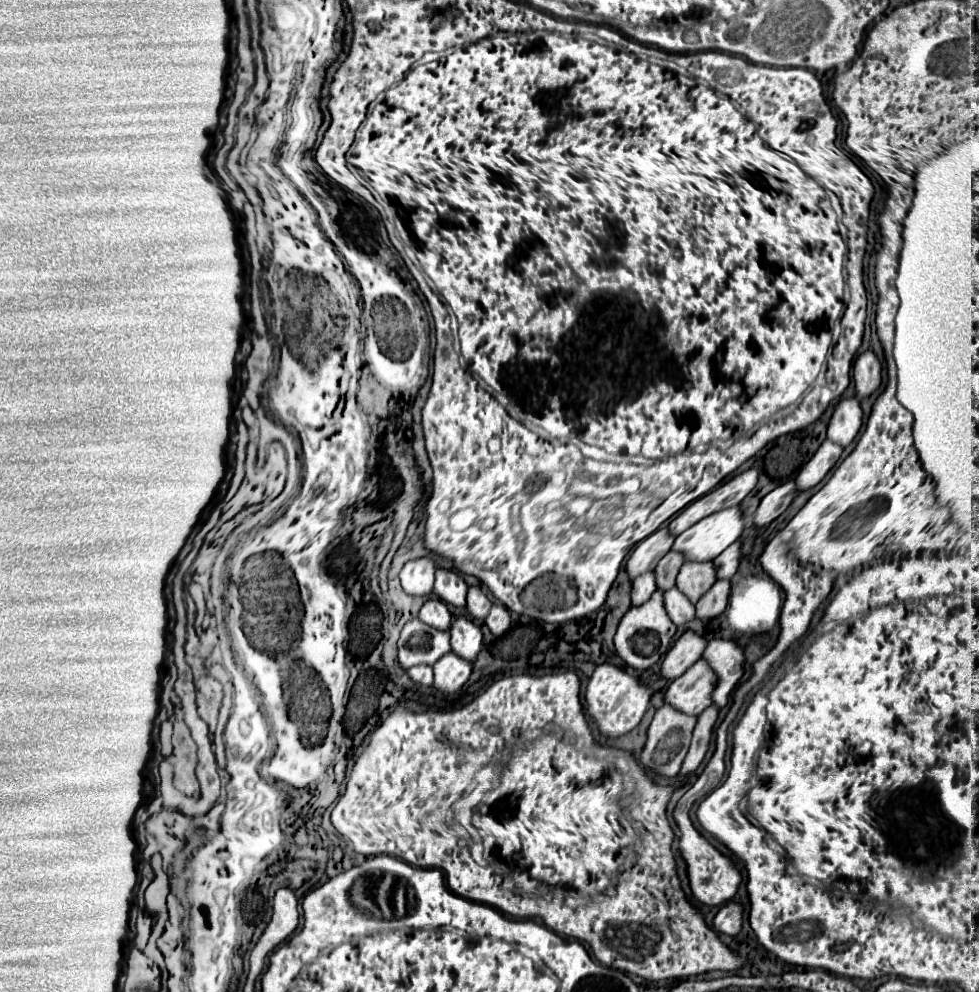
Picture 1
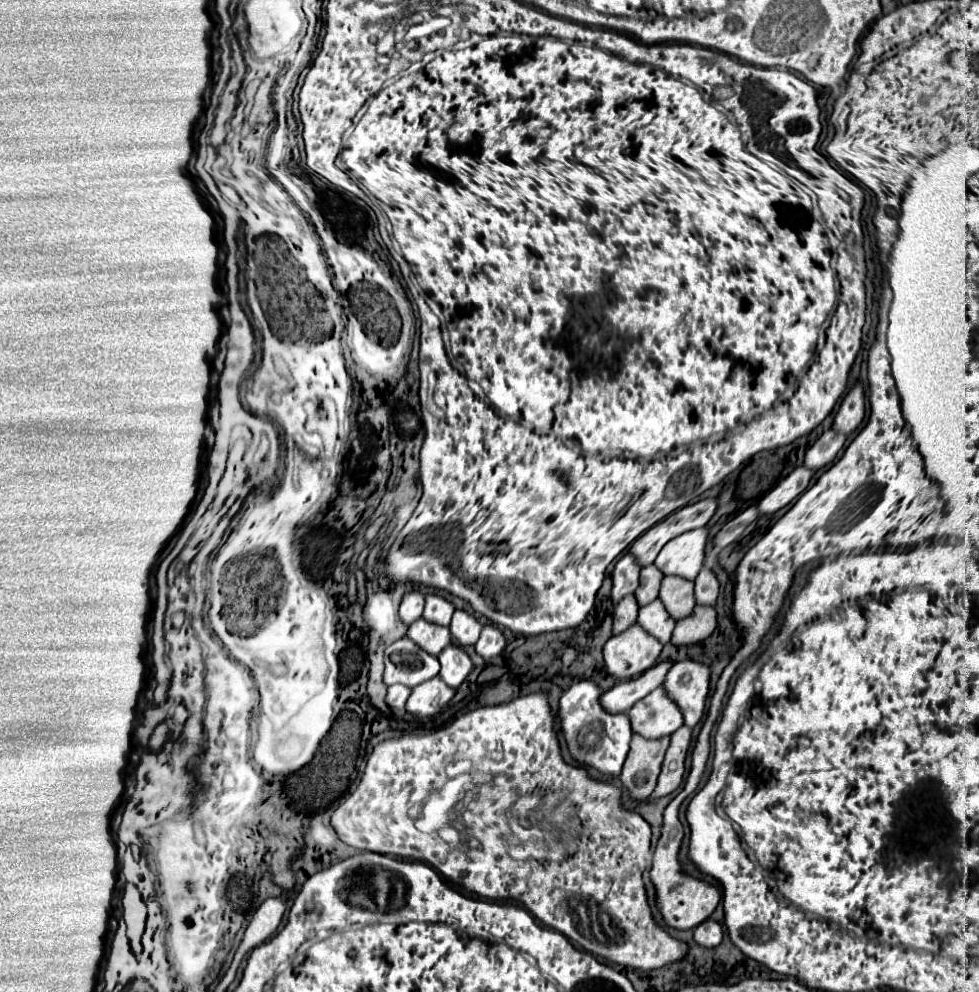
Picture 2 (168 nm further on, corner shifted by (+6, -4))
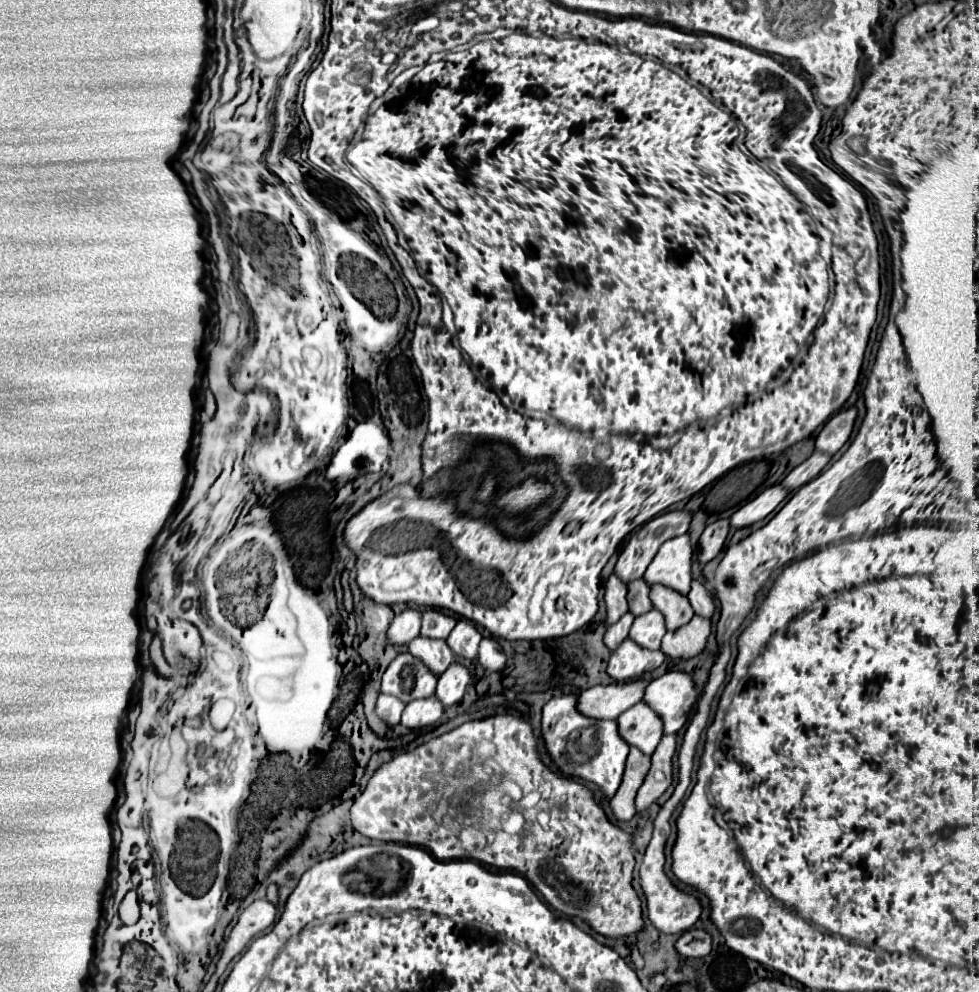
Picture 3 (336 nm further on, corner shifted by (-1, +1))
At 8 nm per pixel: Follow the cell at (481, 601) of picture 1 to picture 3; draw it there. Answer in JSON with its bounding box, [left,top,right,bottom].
[447,618,483,660]

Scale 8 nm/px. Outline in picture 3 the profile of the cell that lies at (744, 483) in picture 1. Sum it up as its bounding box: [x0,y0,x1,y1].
[615,510,693,582]

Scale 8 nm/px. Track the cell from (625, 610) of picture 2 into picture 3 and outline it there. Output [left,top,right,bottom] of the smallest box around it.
[605,612,635,650]

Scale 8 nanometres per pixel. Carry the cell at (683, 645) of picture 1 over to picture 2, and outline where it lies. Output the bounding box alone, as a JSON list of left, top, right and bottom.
[600,661,672,713]

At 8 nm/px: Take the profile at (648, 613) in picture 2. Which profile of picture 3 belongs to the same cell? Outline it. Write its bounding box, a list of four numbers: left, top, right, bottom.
[629,608,667,650]

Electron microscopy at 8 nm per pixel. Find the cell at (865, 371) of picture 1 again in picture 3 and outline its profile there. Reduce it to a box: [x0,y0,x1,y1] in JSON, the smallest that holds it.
[815,408,857,454]

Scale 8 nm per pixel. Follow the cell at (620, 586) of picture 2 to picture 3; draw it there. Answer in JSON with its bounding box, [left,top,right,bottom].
[605,574,629,624]

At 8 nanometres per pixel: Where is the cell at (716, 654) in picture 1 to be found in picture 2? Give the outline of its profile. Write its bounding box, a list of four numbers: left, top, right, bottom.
[662,659,710,727]

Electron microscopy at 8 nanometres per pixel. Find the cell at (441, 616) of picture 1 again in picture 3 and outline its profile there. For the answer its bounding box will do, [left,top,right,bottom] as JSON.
[409,636,455,676]

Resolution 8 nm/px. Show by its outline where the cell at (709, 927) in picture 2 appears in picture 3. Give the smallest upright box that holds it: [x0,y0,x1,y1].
[675,928,711,958]

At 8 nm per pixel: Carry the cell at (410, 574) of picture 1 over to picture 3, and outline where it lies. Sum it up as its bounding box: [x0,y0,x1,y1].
[387,610,421,644]

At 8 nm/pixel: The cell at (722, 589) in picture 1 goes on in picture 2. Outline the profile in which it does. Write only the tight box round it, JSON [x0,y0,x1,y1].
[670,607,716,647]

